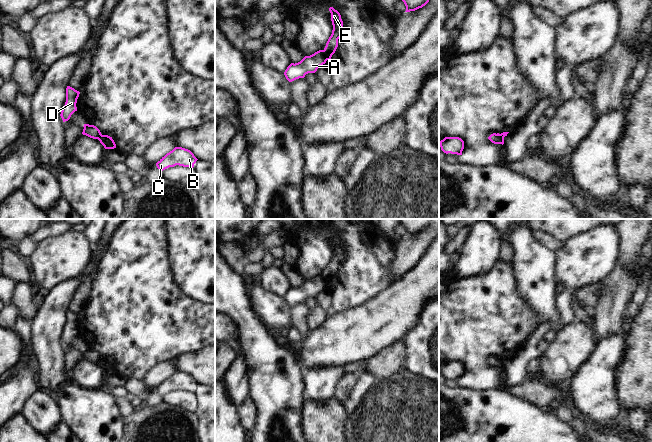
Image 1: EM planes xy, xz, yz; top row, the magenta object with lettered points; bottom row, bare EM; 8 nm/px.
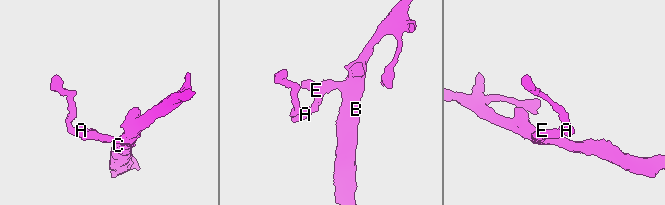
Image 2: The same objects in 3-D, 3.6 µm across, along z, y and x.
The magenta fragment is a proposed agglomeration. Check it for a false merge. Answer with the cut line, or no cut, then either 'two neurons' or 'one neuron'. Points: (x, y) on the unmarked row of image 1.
cut xz (322, 274), (327, 283); two neurons

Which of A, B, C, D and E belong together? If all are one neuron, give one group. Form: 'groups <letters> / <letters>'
groups A D / B C E

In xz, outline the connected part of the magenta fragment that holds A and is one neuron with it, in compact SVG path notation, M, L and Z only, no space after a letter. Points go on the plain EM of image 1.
M319 274L310 280L305 280L298 287L291 287L284 296L286 303L292 306L304 302L308 297L315 297L317 293L327 285L323 274Z

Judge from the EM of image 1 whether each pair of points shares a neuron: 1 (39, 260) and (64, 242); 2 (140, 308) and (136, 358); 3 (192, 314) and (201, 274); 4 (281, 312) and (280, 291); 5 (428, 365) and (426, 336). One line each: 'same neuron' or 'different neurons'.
1: same neuron
2: same neuron
3: different neurons
4: different neurons
5: same neuron

